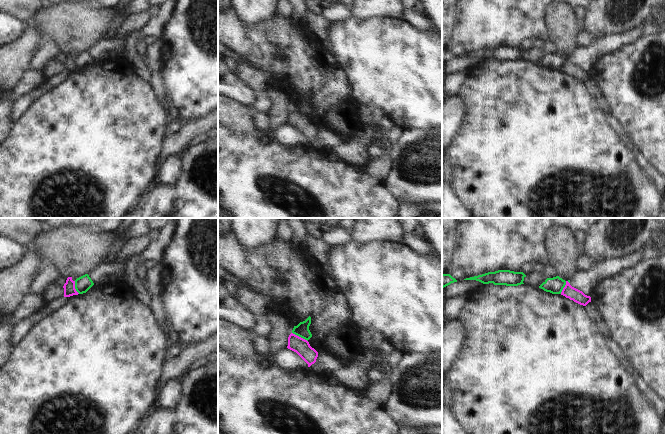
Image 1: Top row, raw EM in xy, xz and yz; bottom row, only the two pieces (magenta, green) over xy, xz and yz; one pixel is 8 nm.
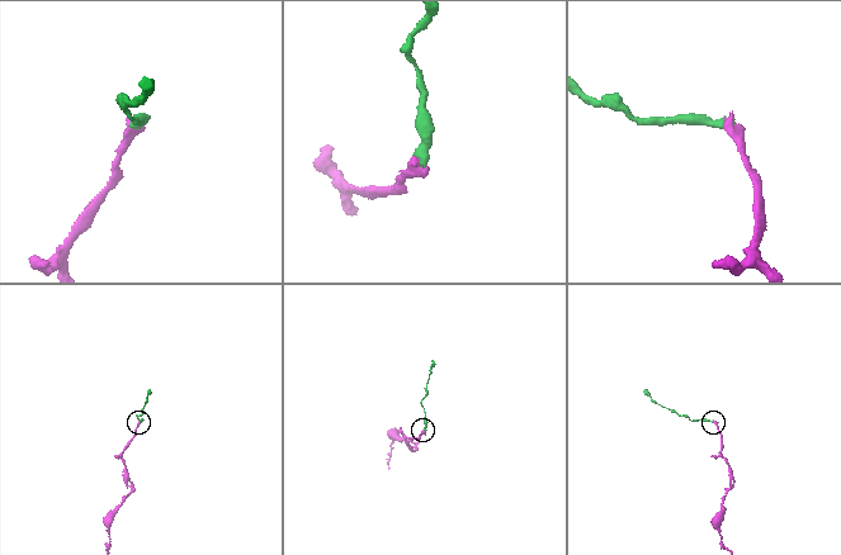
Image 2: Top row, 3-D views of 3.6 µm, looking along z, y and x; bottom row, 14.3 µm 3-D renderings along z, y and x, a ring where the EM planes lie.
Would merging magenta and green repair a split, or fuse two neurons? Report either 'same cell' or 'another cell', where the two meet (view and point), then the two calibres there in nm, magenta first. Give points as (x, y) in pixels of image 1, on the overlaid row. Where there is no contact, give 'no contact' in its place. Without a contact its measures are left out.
another cell | xz (300, 337) | 130/110 nm

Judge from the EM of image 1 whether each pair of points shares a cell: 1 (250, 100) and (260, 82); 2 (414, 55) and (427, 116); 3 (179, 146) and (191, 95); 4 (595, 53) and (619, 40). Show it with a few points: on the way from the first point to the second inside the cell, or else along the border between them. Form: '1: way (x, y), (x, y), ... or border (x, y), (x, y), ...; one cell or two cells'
1: border (236, 78), (243, 82), (257, 98); two cells
2: way (414, 70), (414, 74), (427, 87), (427, 101); one cell
3: border (207, 114), (201, 118), (189, 121); two cells
4: way (601, 47), (613, 42); one cell

